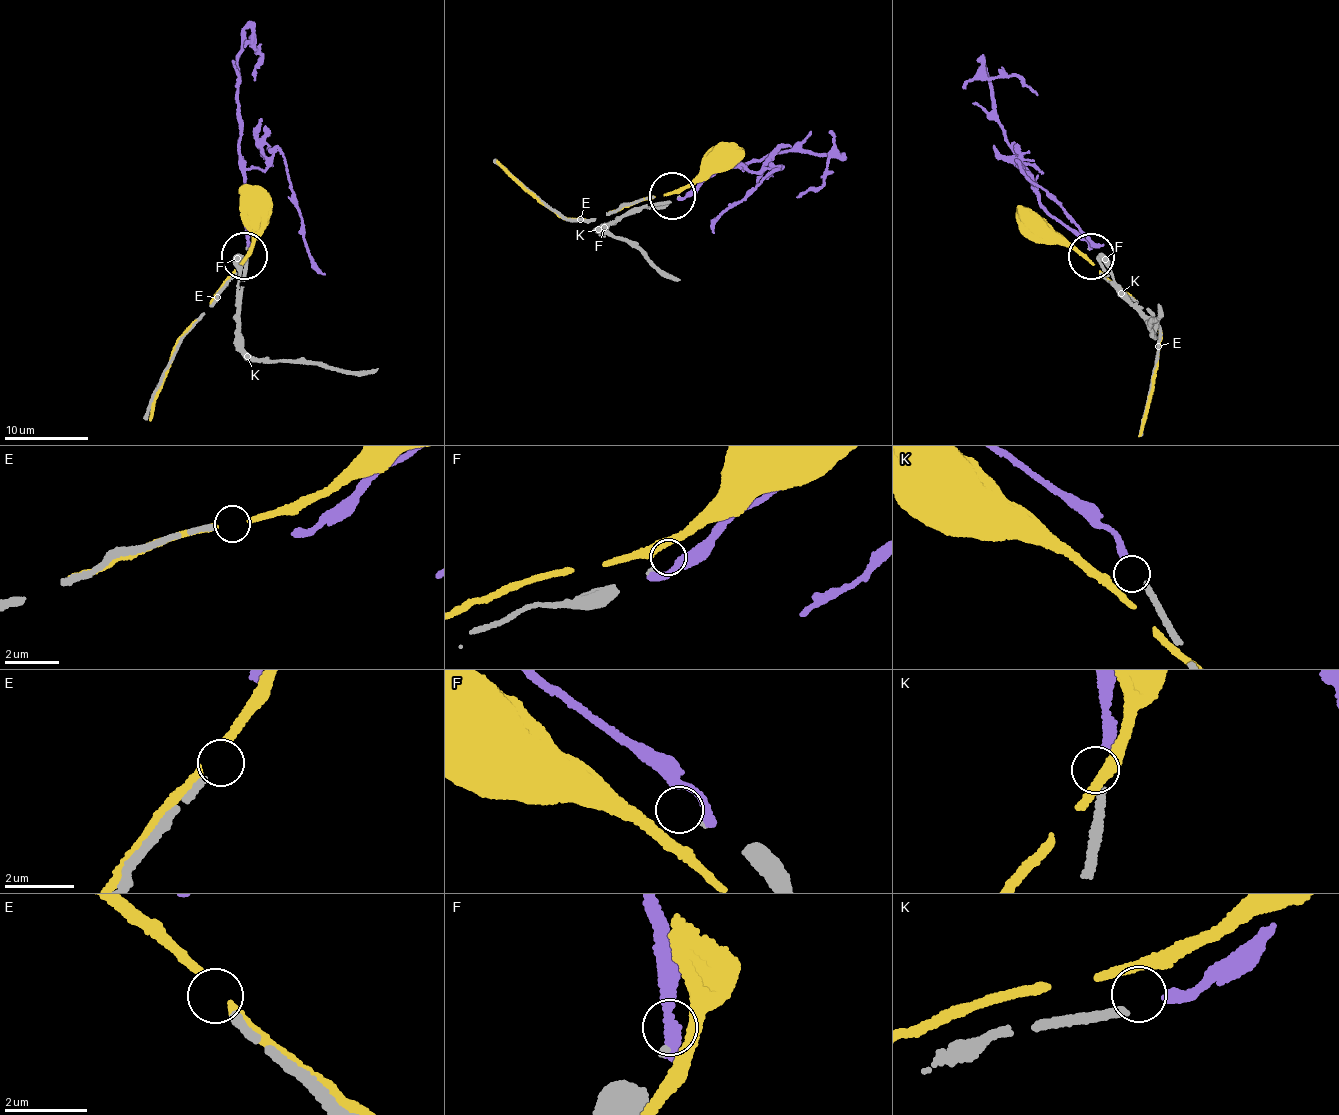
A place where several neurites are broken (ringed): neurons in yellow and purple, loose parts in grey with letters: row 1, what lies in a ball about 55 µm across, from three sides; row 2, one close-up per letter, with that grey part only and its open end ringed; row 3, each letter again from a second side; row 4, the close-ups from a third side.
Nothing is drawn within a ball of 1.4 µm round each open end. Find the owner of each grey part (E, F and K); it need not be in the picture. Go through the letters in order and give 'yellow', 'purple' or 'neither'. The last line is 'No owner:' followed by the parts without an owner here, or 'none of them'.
E: neither
F: neither
K: purple
No owner: E, F

